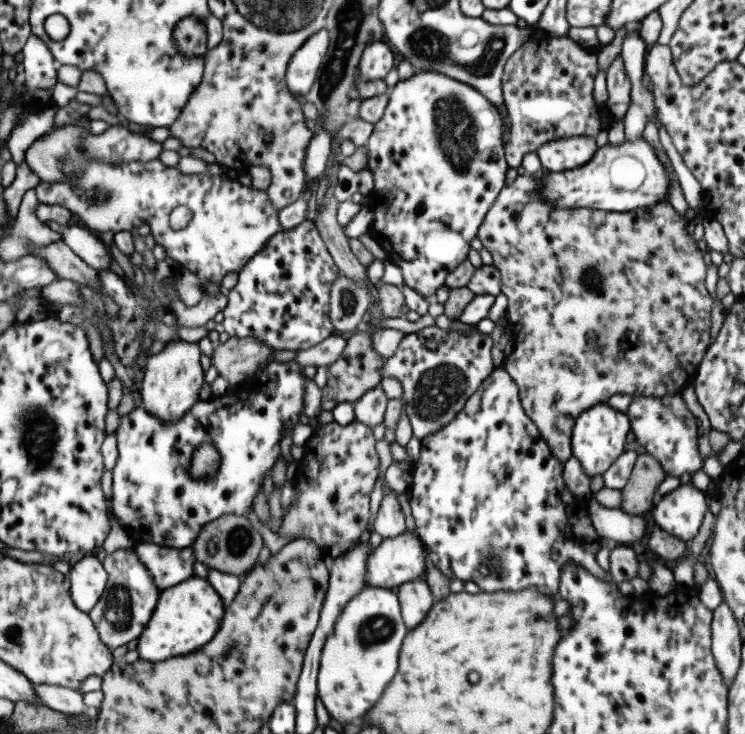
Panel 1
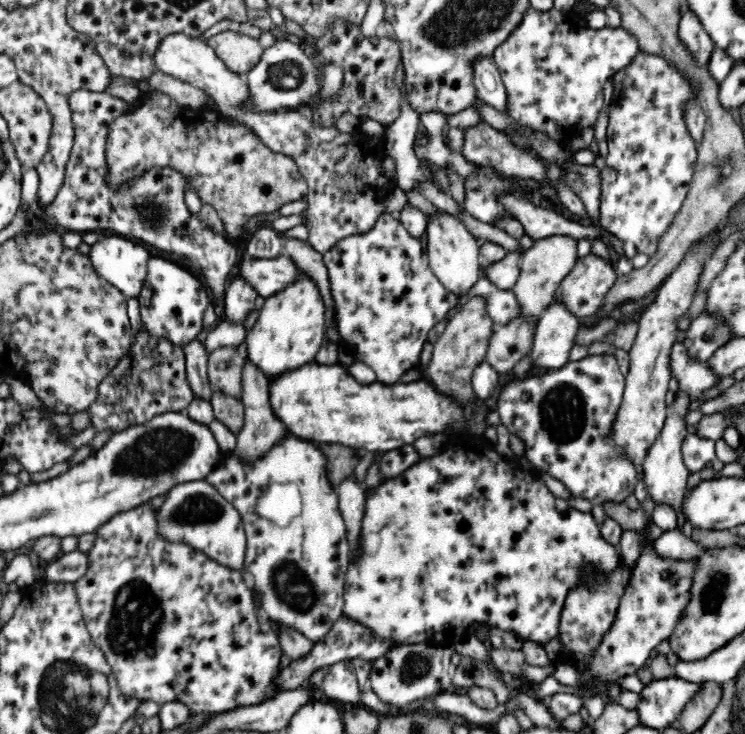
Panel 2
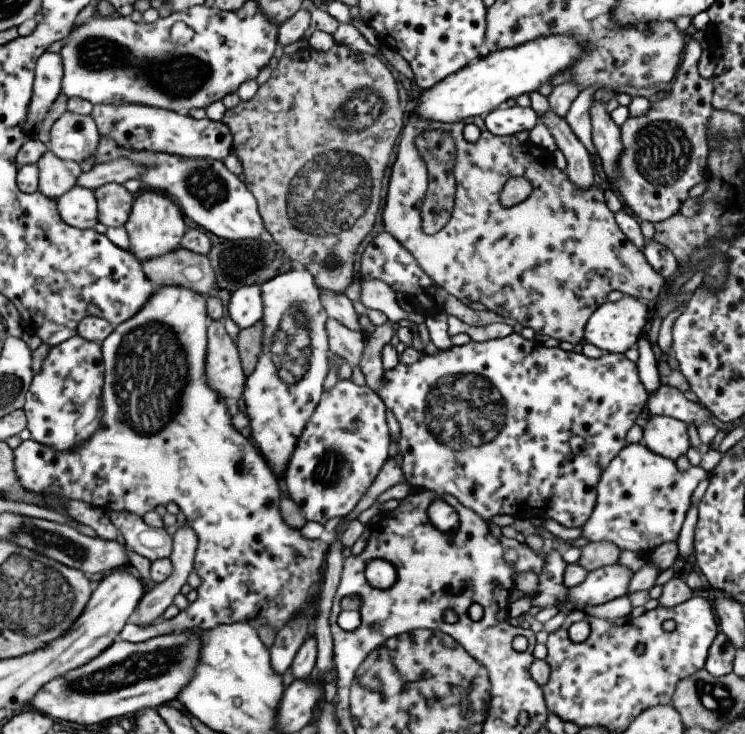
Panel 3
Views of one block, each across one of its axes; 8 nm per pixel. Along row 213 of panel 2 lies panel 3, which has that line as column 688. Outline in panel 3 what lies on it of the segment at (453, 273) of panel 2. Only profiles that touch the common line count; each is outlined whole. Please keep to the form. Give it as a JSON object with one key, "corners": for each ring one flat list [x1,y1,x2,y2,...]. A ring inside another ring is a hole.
{"corners":[[651,415,642,427,641,443,655,455,675,461,685,455,688,443,685,424,663,415]]}

